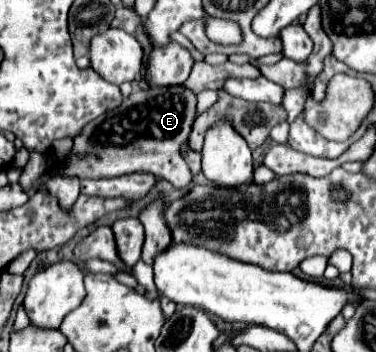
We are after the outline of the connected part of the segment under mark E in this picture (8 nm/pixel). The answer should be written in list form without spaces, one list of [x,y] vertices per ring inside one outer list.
[[[183,85],[155,87],[149,91],[133,87],[131,97],[127,97],[117,109],[97,117],[83,129],[73,143],[73,157],[57,171],[81,179],[145,171],[171,181],[175,187],[185,187],[191,181],[191,171],[181,157],[181,145],[189,139],[195,115],[197,95]]]

